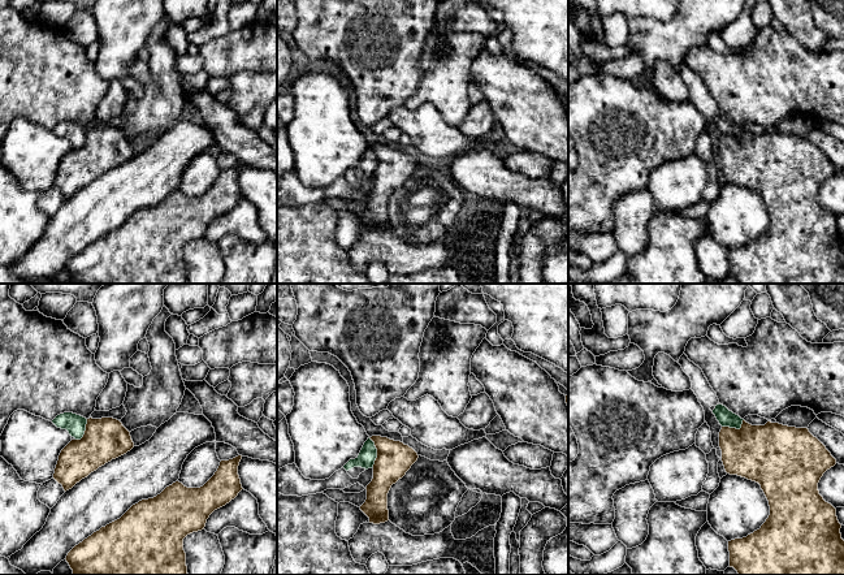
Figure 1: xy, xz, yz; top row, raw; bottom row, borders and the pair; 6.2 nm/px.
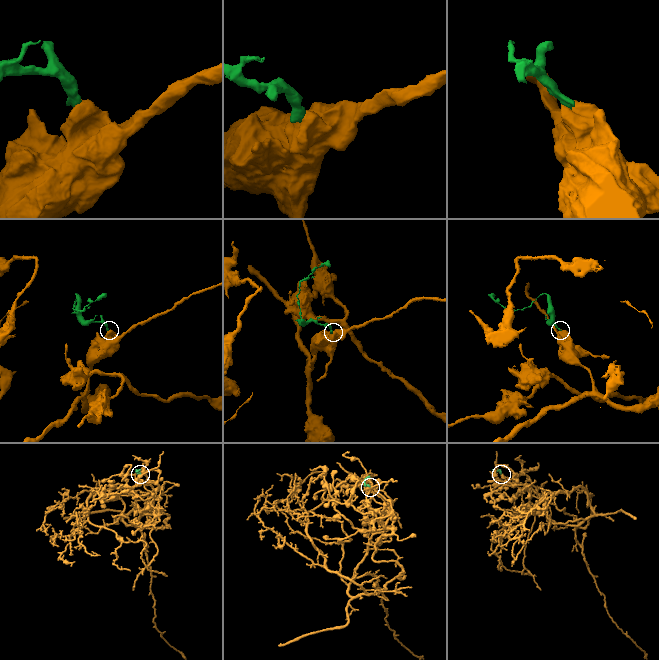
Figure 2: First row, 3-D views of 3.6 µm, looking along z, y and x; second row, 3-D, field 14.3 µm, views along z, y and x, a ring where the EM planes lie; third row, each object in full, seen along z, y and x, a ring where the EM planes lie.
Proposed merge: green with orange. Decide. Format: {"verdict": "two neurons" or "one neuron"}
{"verdict": "two neurons"}

